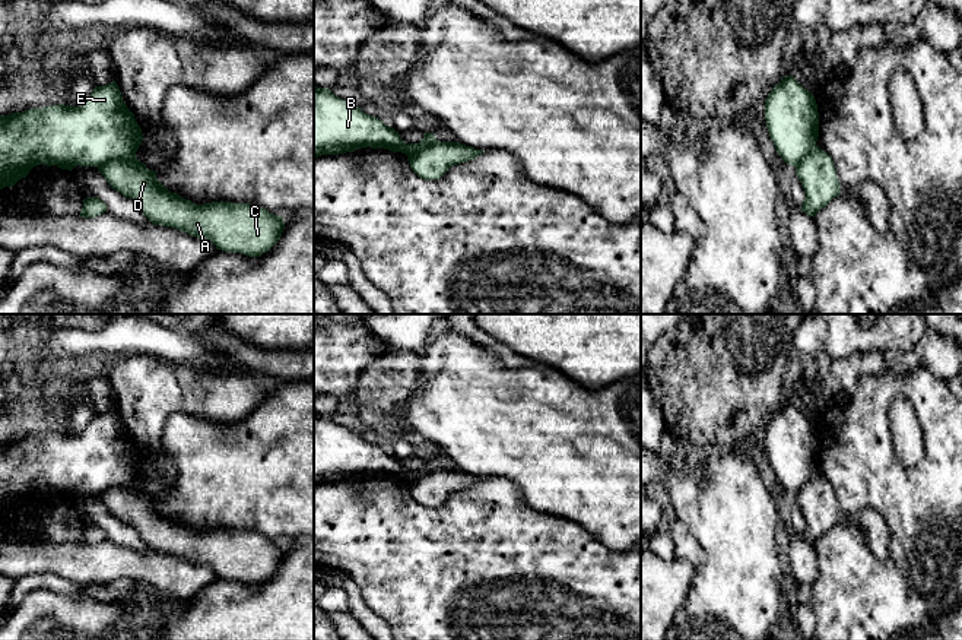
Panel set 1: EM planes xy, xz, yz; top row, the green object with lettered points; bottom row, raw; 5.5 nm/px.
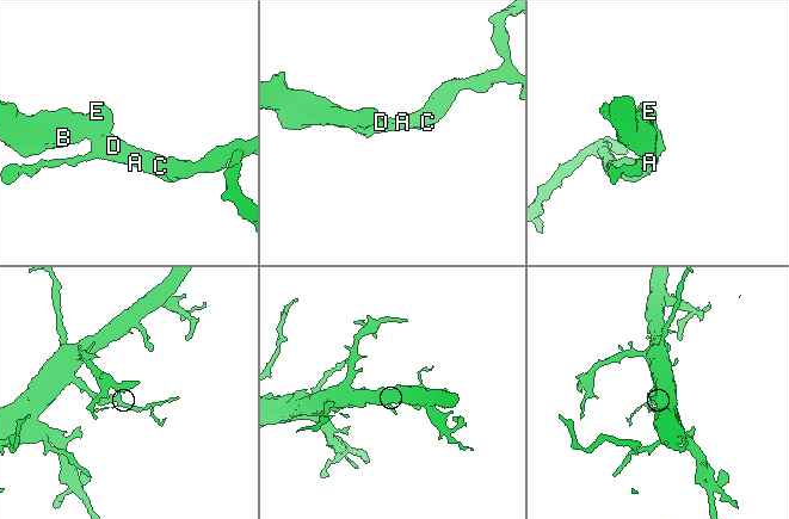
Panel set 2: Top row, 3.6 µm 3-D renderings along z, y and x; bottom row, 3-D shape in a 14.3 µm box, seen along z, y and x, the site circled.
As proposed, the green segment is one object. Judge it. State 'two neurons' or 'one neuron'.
two neurons

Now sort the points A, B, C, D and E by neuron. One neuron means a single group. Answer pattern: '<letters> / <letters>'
A C D / B E

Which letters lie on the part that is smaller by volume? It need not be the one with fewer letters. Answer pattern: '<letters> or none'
A, C, D

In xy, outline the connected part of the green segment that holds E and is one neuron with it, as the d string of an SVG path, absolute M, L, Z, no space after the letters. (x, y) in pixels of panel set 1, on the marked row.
M115 80L95 86L80 107L58 104L0 115L0 190L26 178L36 165L57 165L69 171L77 165L101 167L111 159L134 156L142 142L142 129Z

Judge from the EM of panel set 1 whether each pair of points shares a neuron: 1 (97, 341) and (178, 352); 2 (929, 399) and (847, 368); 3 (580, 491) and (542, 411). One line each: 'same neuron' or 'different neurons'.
1: same neuron
2: different neurons
3: same neuron

